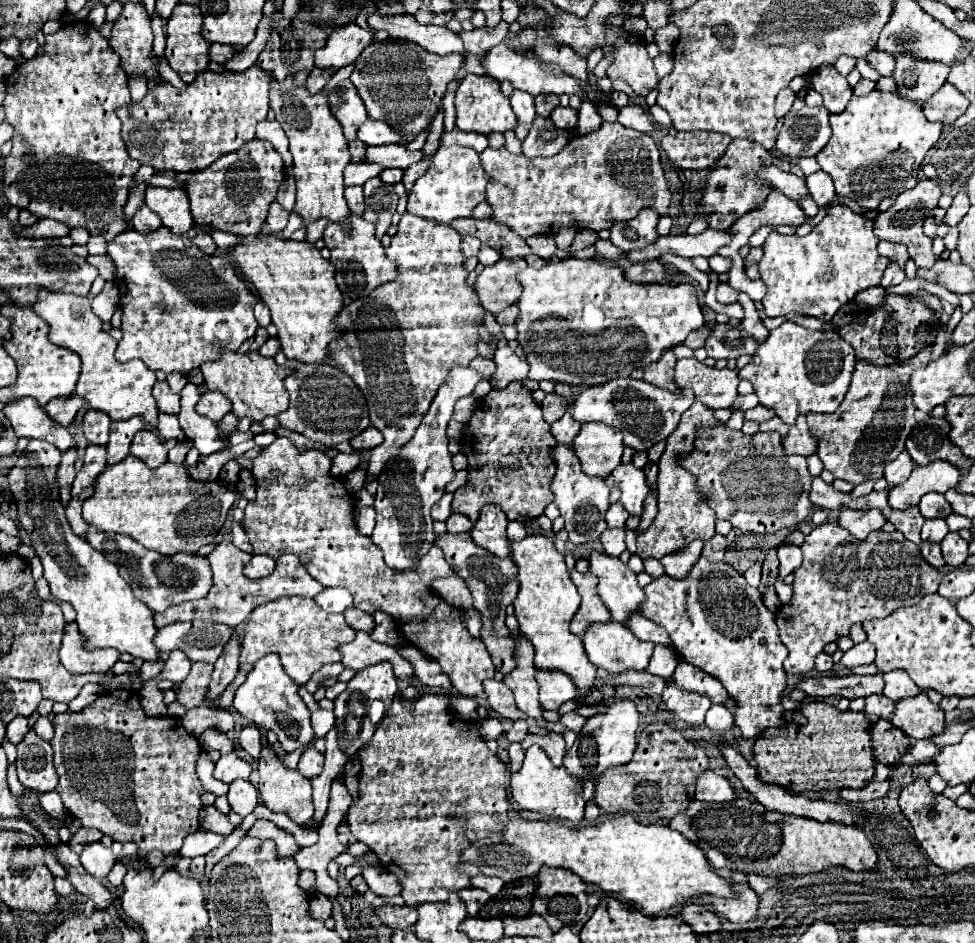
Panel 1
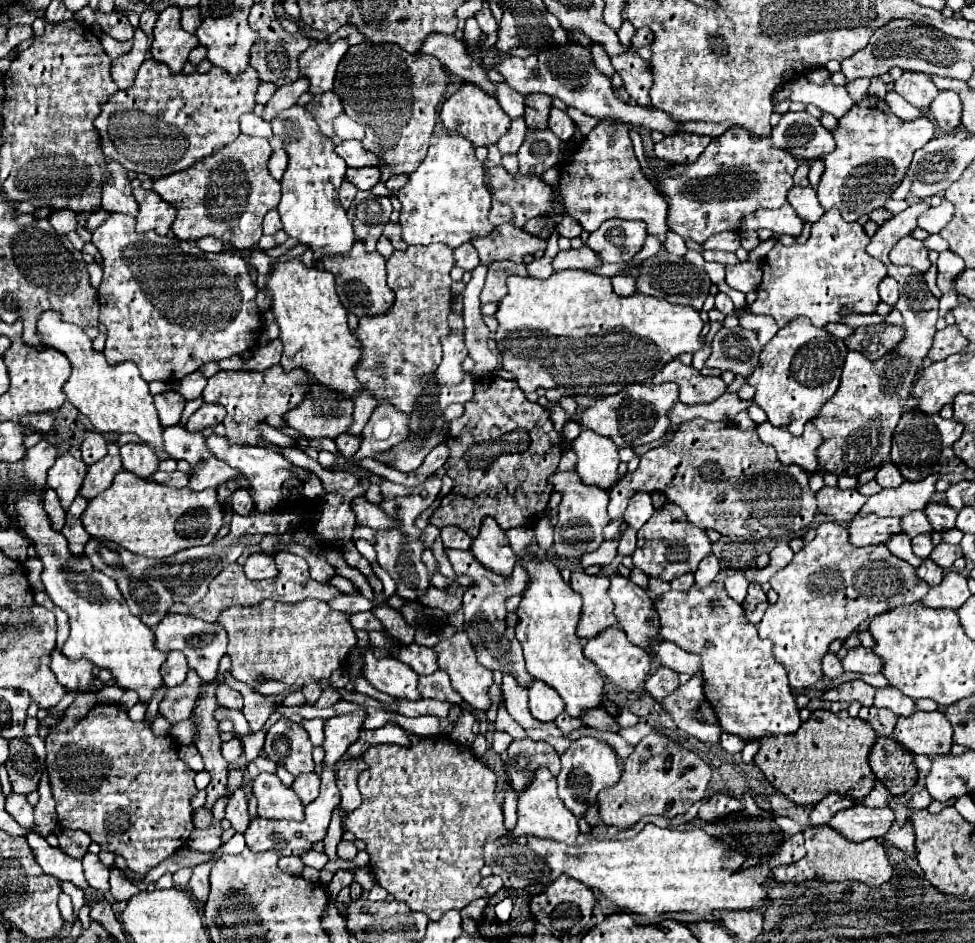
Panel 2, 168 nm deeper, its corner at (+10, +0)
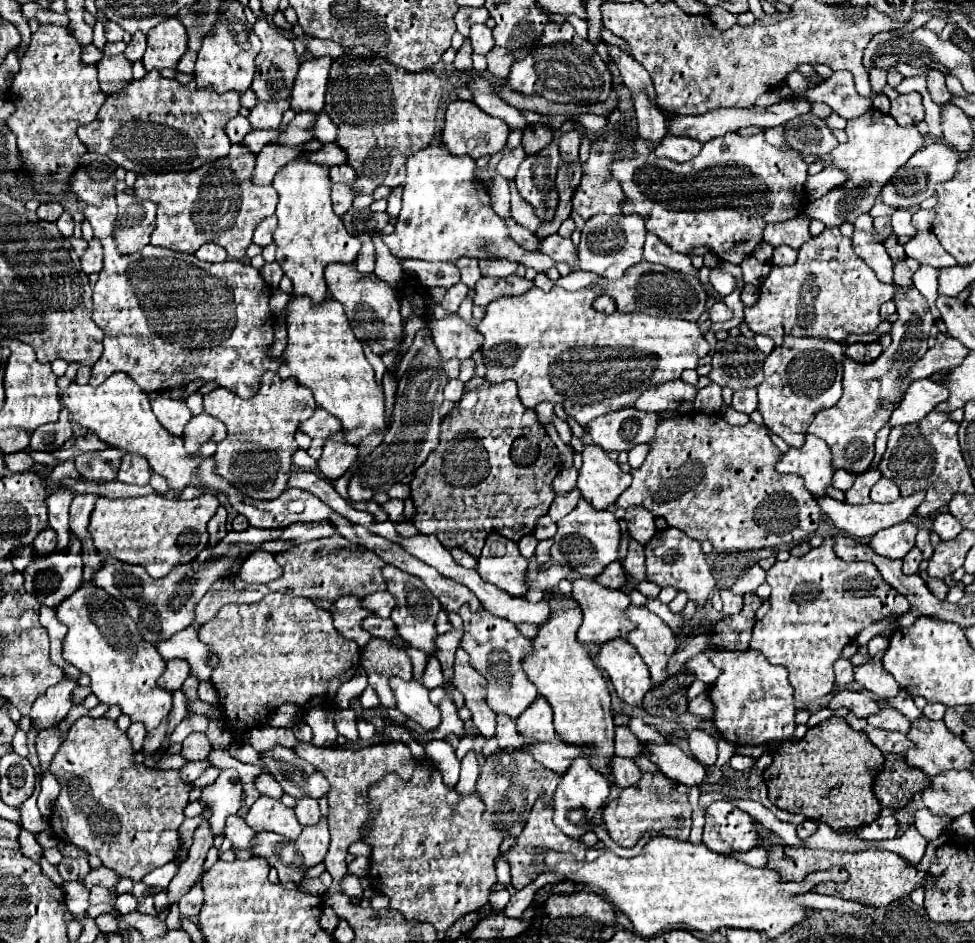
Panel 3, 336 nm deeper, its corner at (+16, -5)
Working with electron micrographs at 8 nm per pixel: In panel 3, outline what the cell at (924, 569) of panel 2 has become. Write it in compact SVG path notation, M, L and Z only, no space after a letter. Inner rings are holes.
M930 578L928 590L930 590L938 600L944 600L946 594L948 594L948 586L946 586L942 580L936 580L936 578Z

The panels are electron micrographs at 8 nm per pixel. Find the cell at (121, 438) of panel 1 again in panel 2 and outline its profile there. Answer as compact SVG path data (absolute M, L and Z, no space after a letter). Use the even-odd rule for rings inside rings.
M108 441L108 455L102 457L102 461L88 467L86 481L84 481L82 489L80 489L80 493L86 499L96 497L98 493L102 493L104 489L108 489L112 485L112 479L120 469L122 469L120 447L116 445L116 441Z

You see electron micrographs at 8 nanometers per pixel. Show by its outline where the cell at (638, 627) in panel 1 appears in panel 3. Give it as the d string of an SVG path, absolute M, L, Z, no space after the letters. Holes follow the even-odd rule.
M696 654L692 660L686 662L686 668L694 672L696 678L702 680L706 686L712 686L712 682L716 682L716 678L720 676L720 670L710 662L706 654Z

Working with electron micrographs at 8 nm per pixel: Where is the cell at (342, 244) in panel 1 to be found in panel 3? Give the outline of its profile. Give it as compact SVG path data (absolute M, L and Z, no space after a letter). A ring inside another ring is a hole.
M328 264L326 284L328 284L332 298L336 298L344 306L356 338L366 342L374 354L382 356L400 346L402 314L400 314L400 292L398 290L382 282L376 274L356 272L352 264Z

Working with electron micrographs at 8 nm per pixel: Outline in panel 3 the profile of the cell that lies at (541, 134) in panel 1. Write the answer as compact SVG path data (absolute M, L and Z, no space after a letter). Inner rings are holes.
M552 140L552 146L540 150L534 156L526 156L516 176L516 188L520 196L534 208L540 222L554 220L554 212L560 202L554 182L558 162L558 140Z

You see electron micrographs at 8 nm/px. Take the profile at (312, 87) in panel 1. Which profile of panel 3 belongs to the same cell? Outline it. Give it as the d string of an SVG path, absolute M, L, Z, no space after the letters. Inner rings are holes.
M284 100L284 102L260 102L256 104L252 110L250 110L250 126L252 128L278 128L280 126L280 120L282 120L282 114L290 108L290 102Z

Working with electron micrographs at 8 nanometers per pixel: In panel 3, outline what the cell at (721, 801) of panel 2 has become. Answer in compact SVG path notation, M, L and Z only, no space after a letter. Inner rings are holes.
M714 802L706 808L702 842L716 854L748 852L760 844L760 832L750 814L732 802Z

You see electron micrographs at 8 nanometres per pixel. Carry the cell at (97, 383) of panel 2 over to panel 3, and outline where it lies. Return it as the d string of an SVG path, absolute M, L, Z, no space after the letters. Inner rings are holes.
M120 372L116 376L110 376L102 386L96 386L96 388L90 386L90 384L86 384L86 386L70 384L66 388L66 392L62 394L62 404L68 408L74 422L78 422L80 426L94 432L108 446L144 456L148 460L152 472L166 478L168 490L174 498L178 498L186 486L190 486L202 458L216 452L216 444L208 442L200 450L200 460L198 458L188 458L184 454L182 438L172 436L156 420L156 416L150 408L150 402L148 402L148 394L144 394L140 390L140 386L136 386L136 382L132 382L126 374L120 374Z

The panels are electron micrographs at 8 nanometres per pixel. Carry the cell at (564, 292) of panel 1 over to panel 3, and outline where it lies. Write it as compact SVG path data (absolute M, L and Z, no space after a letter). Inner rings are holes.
M534 286L522 296L504 296L490 302L484 318L478 322L478 332L484 336L484 344L480 348L482 362L488 370L484 378L492 384L514 380L526 408L534 410L544 400L562 404L568 416L572 416L580 426L588 426L590 420L602 414L632 406L644 390L676 380L688 368L696 370L698 360L710 352L710 344L704 340L704 334L694 322L680 318L656 318L642 312L600 314L592 308L592 300L596 296L598 294L592 288L568 292L554 286L550 292L542 292Z

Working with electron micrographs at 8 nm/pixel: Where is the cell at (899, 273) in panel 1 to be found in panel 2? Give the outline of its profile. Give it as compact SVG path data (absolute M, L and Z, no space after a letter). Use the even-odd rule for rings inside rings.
M886 277L886 279L880 283L878 291L880 291L880 299L882 299L884 303L894 305L894 303L898 301L898 283L896 283L892 277Z

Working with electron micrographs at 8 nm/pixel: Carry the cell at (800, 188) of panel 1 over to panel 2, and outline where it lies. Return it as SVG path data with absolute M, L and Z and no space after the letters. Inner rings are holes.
M794 187L788 193L788 203L796 209L796 213L804 221L818 221L824 213L824 207L816 199L816 191L812 187Z

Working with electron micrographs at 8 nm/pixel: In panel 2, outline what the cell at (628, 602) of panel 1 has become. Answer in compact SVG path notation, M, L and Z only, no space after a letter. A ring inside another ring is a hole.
M612 573L608 597L614 601L614 615L620 627L634 645L648 649L650 639L660 639L658 615L652 611L652 599L642 587L620 573Z

